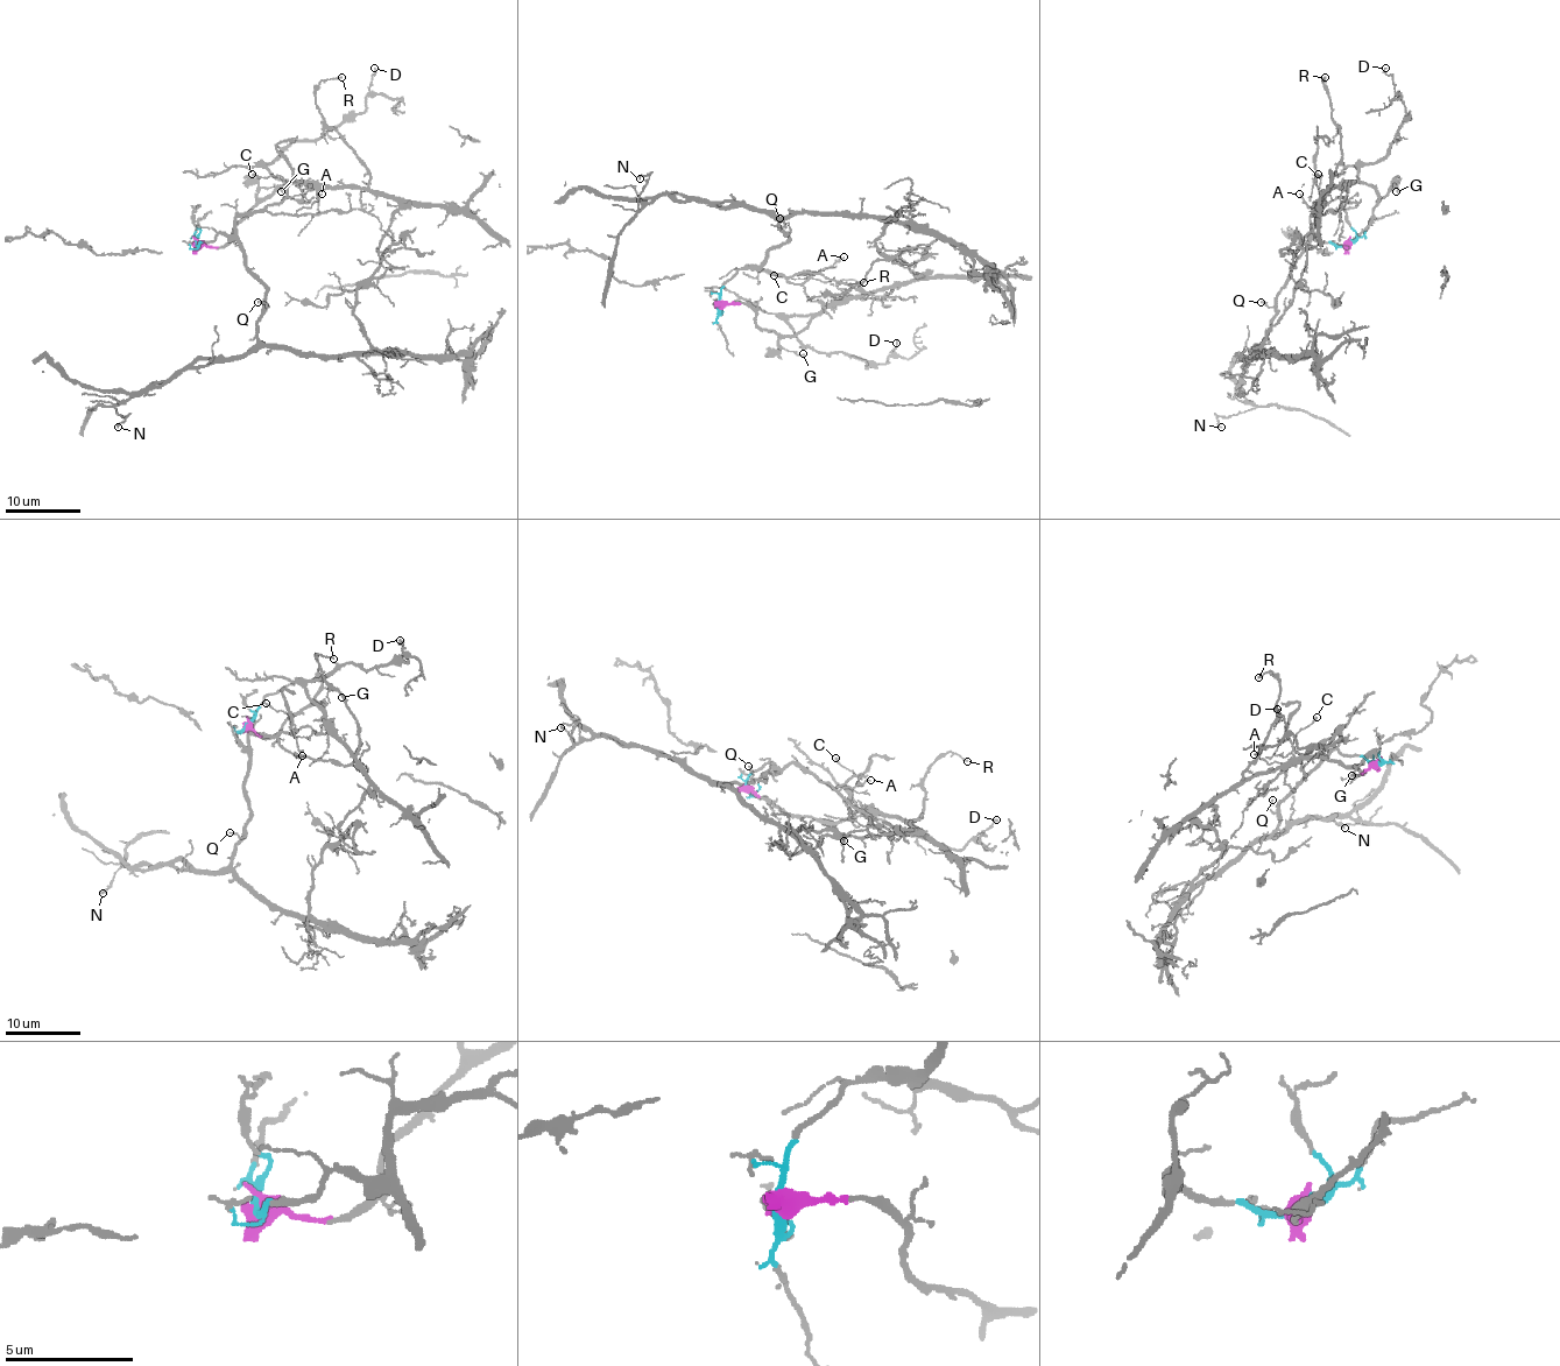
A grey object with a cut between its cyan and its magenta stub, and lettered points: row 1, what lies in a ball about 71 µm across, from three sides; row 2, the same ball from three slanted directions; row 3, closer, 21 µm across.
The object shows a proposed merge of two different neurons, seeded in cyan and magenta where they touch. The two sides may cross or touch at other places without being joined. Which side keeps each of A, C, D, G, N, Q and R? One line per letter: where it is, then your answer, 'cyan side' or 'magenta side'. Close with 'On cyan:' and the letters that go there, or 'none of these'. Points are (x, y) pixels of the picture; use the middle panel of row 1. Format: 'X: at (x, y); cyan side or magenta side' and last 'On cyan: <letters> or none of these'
A: at (844, 256); cyan side
C: at (774, 275); cyan side
D: at (896, 343); magenta side
G: at (803, 353); magenta side
N: at (640, 178); cyan side
Q: at (780, 218); cyan side
R: at (863, 282); magenta side
On cyan: A, C, N, Q

